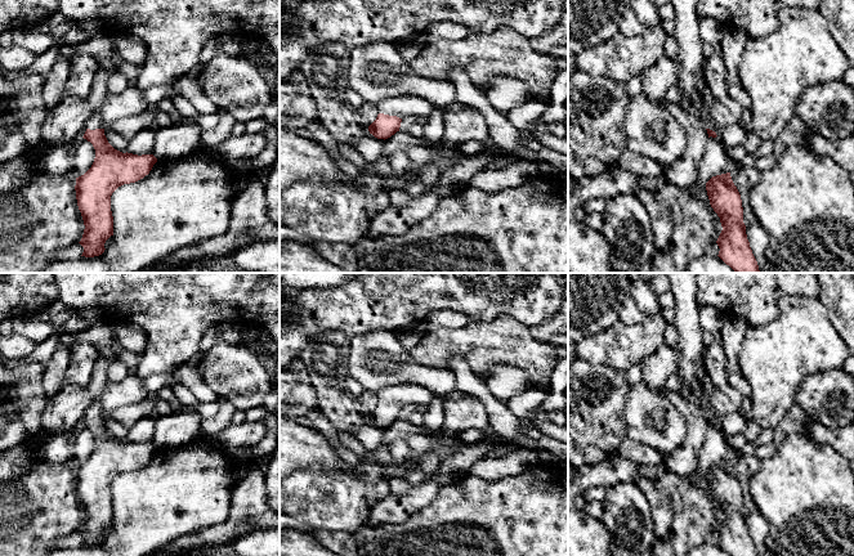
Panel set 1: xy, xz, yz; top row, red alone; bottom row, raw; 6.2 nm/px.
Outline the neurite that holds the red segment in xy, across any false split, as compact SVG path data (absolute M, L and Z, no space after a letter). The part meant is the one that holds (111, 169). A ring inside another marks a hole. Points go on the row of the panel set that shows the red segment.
M104 67L94 75L86 102L93 113L82 129L82 138L95 149L91 167L76 178L76 199L84 220L84 234L79 242L84 247L81 256L94 257L104 252L106 241L113 236L111 196L124 184L135 183L149 174L157 158L153 154L122 153L115 149L104 135L100 109L107 95L109 71Z

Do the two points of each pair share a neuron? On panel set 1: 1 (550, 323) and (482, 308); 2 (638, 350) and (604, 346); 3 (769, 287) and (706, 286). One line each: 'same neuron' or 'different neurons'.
1: different neurons
2: same neuron
3: same neuron

